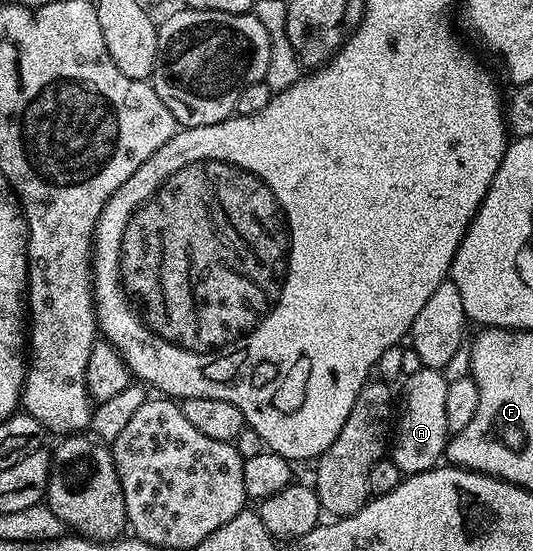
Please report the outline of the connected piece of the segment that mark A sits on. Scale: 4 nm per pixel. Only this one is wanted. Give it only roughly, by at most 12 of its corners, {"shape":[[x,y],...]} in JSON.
{"shape":[[424,367],[400,389],[388,457],[405,476],[445,452],[449,382]]}

